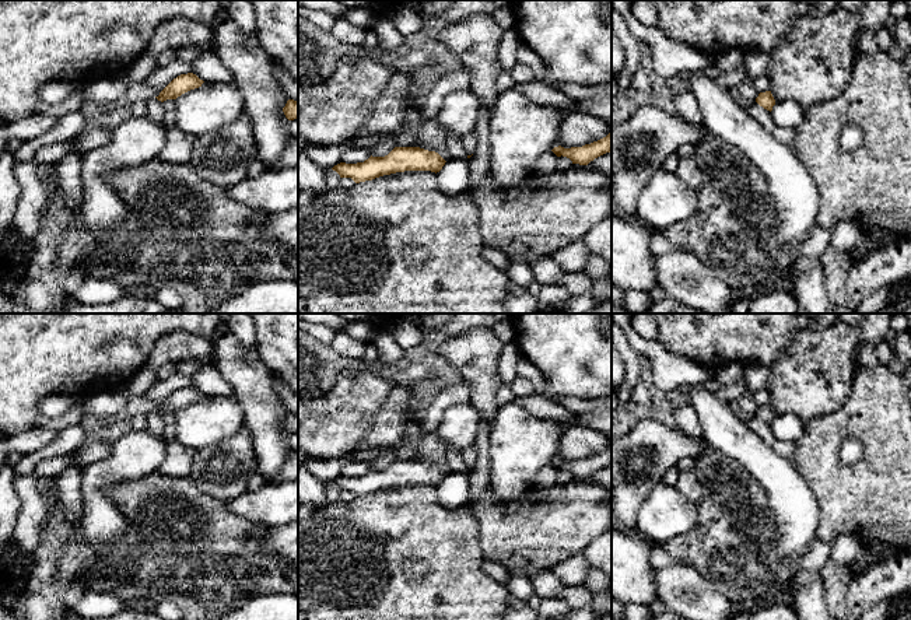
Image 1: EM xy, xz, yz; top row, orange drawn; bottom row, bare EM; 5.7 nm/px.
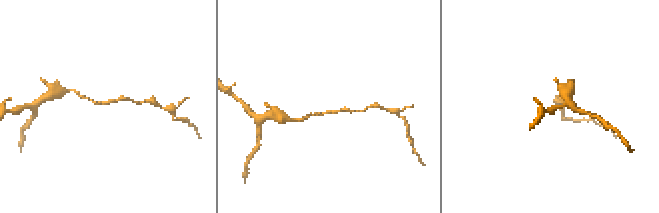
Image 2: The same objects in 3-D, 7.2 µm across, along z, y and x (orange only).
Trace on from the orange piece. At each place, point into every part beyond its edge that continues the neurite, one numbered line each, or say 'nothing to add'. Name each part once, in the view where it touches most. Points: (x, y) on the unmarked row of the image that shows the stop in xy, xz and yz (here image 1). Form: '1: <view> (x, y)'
nothing to add

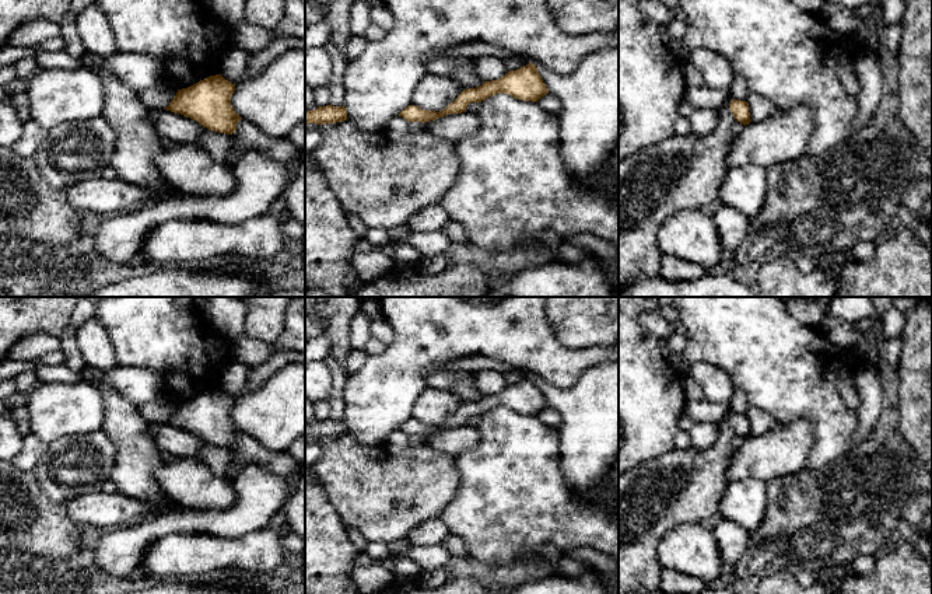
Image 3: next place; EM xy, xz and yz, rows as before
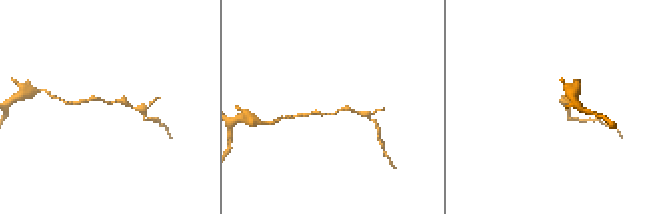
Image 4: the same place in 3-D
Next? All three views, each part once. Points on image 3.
nothing to add

